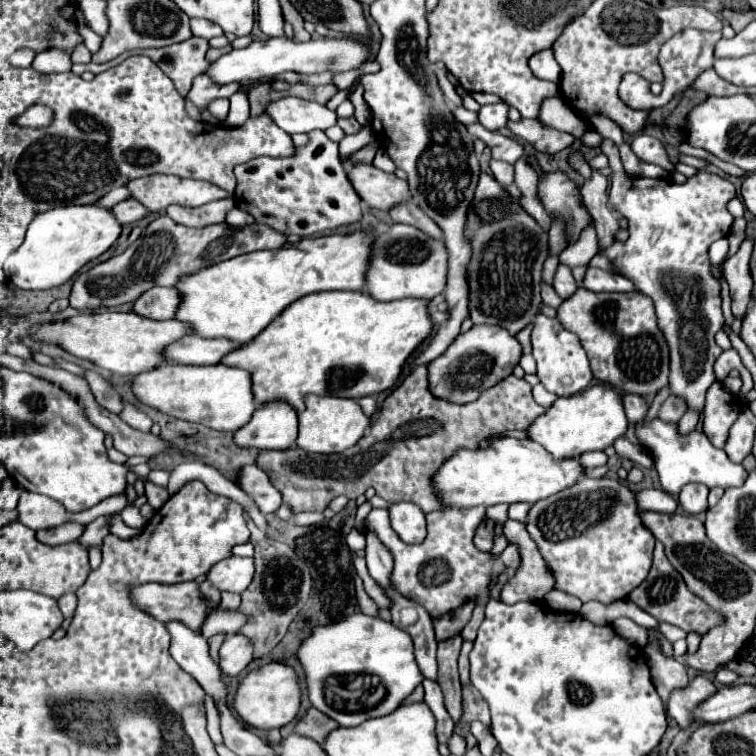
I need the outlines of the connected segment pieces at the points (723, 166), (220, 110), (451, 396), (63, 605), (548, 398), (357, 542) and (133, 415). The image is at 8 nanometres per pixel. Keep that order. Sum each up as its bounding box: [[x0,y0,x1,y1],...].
[[702,154,744,176],[208,98,228,122],[428,326,522,404],[58,594,76,618],[532,384,556,408],[346,528,366,551],[120,404,154,432]]

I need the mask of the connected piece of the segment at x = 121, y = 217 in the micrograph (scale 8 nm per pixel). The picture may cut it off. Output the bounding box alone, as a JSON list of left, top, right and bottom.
[110,198,148,224]

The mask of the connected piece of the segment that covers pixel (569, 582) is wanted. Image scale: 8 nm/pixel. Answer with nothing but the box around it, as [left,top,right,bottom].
[526,478,656,604]

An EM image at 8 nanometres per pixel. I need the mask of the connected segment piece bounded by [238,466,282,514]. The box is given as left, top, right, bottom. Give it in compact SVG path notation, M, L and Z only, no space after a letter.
M244 466L240 470L240 486L242 490L256 502L256 506L264 512L276 512L282 504L282 494L272 486L268 476L258 466Z

